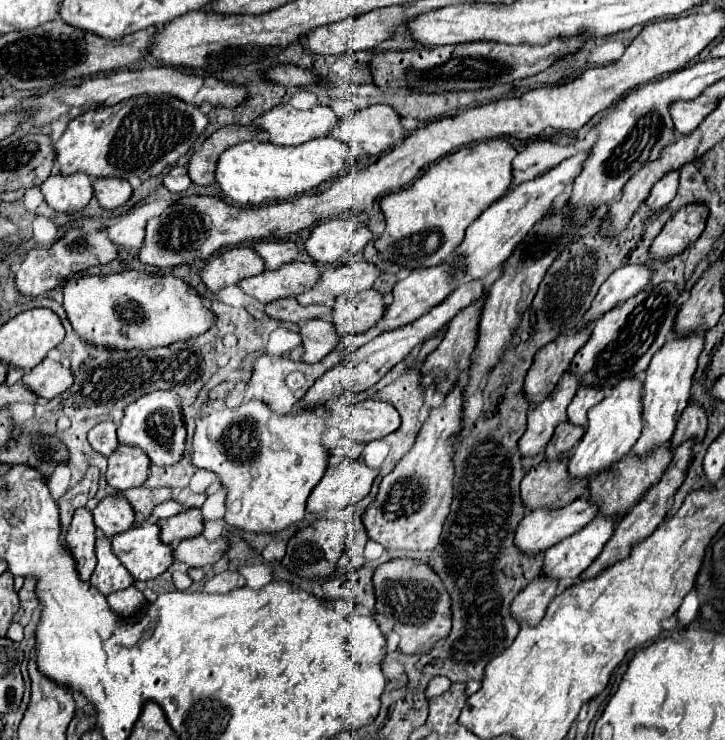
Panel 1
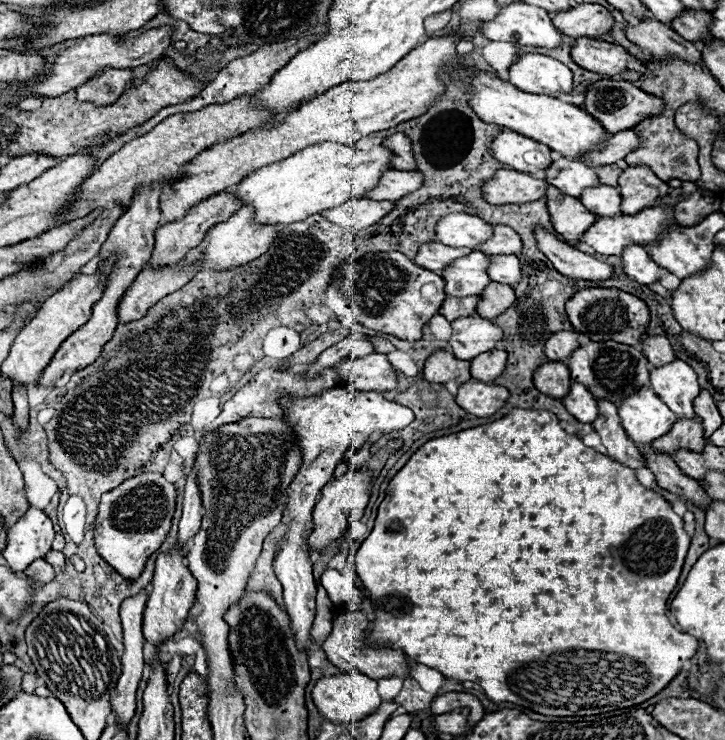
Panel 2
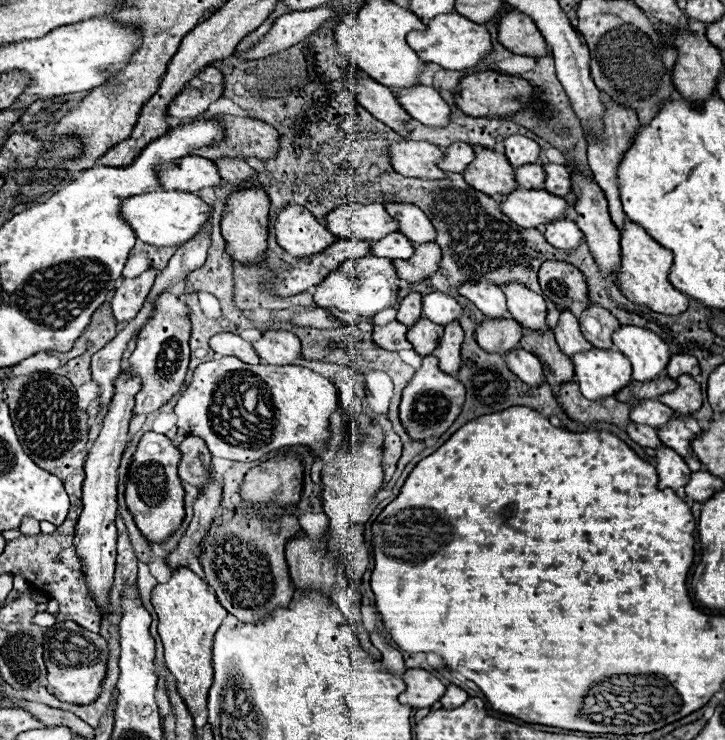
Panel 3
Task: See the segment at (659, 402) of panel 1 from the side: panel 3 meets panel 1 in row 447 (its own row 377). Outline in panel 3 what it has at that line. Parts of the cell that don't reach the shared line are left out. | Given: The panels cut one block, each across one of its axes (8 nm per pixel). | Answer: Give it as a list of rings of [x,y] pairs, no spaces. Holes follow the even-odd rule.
[[[620,326],[612,342],[614,348],[632,362],[634,380],[648,382],[666,374],[666,366],[672,354],[668,344],[654,332],[640,326]]]

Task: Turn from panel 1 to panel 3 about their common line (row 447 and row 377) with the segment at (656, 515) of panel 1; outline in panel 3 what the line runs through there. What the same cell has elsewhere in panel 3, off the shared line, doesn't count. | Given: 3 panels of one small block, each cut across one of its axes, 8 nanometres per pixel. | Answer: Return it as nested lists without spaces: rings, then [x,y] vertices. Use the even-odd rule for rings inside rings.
[[[684,374],[678,378],[678,388],[670,394],[660,396],[660,402],[676,410],[678,414],[694,414],[702,406],[700,384],[692,376]]]

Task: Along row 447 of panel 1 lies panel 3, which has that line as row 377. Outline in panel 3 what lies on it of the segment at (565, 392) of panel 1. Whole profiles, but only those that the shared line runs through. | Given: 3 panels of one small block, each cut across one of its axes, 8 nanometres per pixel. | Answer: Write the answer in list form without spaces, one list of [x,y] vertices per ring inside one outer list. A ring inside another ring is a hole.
[[[522,348],[518,350],[512,350],[510,354],[504,356],[504,360],[508,362],[510,370],[526,384],[530,386],[542,386],[544,384],[544,368],[542,368],[542,362],[538,360],[536,354],[532,352],[526,352]]]

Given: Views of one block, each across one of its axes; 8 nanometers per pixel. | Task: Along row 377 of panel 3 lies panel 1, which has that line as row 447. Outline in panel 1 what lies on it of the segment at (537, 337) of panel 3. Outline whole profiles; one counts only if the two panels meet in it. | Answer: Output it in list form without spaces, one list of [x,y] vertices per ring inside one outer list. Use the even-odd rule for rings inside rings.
[[[562,422],[552,440],[548,442],[546,450],[544,450],[544,458],[546,460],[558,460],[560,456],[570,454],[570,450],[580,442],[580,438],[584,436],[584,428],[582,426],[574,426],[570,422]]]

